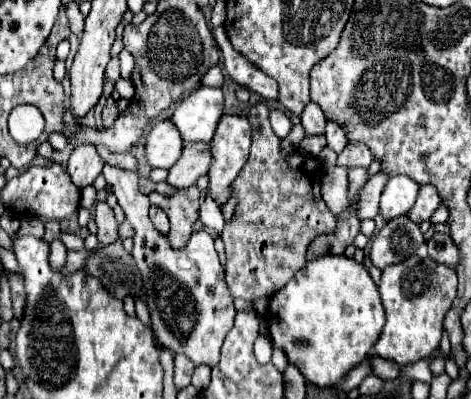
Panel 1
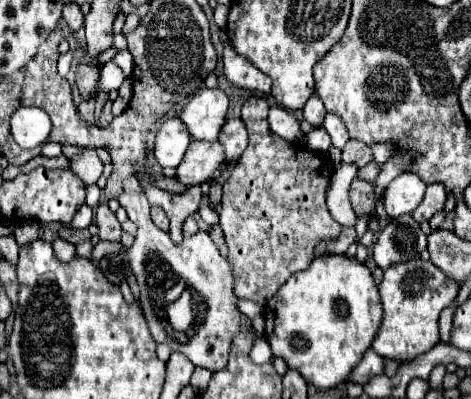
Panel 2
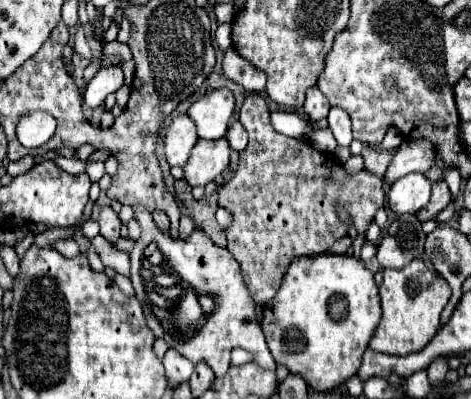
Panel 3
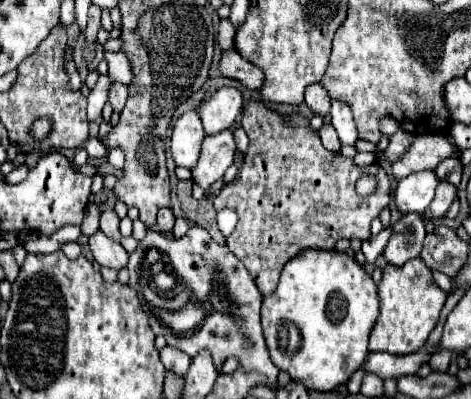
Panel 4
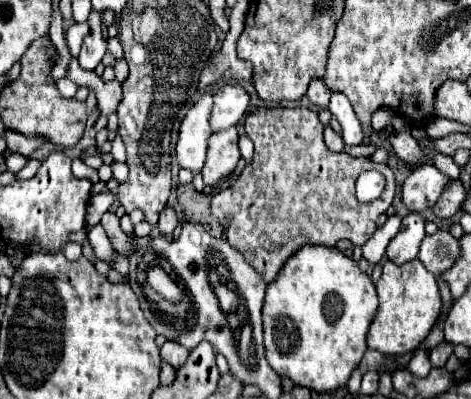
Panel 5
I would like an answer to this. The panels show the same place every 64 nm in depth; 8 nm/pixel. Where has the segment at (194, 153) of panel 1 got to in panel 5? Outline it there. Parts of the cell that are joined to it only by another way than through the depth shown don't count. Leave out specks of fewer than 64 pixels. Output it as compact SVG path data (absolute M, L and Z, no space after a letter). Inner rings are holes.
M236 128L214 132L208 140L208 156L206 156L204 168L200 170L204 186L212 186L214 182L230 174L236 168L238 158L240 158L240 152L238 152Z

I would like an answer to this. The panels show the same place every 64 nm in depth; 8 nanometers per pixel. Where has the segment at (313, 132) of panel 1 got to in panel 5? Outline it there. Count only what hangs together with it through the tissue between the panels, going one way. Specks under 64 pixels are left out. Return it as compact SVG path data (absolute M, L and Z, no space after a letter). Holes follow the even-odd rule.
M312 80L310 86L308 86L308 92L306 92L306 98L308 98L314 106L328 108L330 94L332 94L332 92L326 88L326 84L324 84L322 80Z

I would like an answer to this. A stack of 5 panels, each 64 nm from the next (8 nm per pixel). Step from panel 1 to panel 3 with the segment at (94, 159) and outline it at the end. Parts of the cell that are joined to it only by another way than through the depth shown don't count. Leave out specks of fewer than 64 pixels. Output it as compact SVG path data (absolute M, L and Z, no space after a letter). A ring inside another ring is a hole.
M98 160L96 162L86 162L86 174L92 182L98 182L104 174L104 162L98 162Z

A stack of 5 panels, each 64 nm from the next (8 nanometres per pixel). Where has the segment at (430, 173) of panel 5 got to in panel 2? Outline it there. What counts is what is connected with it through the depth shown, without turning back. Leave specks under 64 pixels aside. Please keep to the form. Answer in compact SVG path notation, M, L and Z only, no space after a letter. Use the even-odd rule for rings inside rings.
M400 174L396 176L386 192L384 192L384 208L390 218L410 214L424 198L426 184L416 174Z

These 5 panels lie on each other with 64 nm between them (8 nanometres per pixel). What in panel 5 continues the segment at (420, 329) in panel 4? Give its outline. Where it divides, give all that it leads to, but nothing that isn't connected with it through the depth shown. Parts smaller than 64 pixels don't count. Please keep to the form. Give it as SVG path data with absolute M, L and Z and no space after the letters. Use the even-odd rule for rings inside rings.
M418 258L402 266L396 266L388 260L384 264L380 280L376 282L376 290L380 298L380 308L370 324L368 346L382 354L414 352L426 340L442 310L442 298L436 284L436 276L428 272Z

